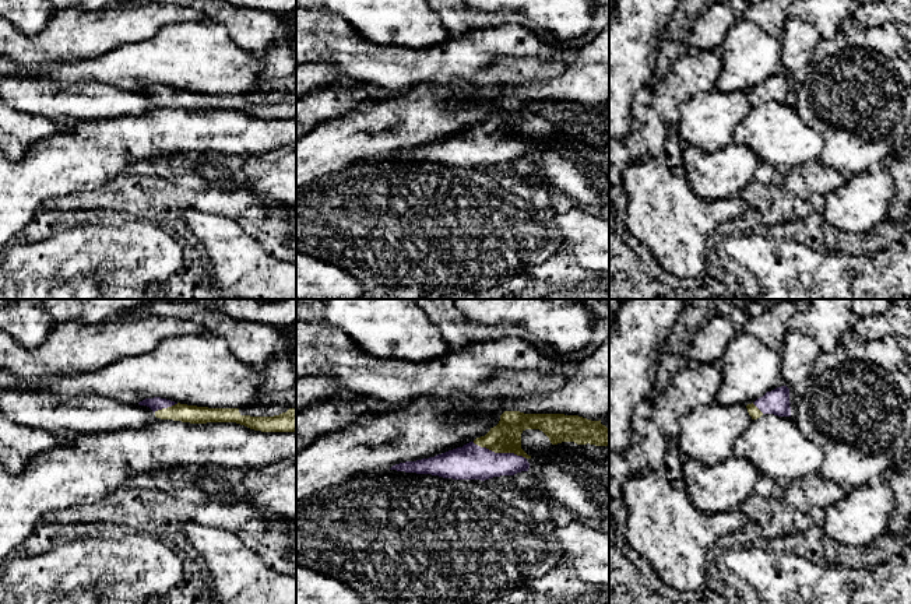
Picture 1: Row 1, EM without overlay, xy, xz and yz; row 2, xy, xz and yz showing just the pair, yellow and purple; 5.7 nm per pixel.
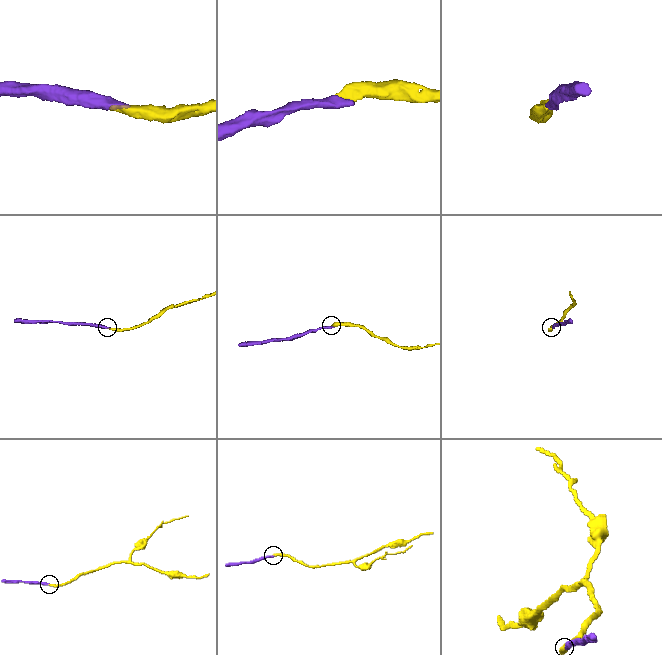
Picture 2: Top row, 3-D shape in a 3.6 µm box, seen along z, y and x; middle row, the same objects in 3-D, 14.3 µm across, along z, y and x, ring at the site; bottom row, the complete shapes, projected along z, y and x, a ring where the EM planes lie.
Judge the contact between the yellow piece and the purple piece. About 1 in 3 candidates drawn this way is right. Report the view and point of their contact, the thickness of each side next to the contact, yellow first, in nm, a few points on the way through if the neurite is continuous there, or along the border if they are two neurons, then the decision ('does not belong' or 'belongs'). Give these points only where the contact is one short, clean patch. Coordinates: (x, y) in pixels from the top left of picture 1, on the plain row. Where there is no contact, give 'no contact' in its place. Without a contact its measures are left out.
xz (499, 139) | 180/200 nm | across xz (506, 123), (499, 139), (471, 148) | belongs

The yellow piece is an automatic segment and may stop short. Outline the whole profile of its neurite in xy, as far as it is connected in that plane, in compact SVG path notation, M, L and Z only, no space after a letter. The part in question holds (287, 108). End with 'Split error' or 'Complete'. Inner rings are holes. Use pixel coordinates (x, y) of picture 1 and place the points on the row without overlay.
M154 84L138 89L150 94L156 105L190 110L236 109L261 119L296 119L296 95L274 103L242 102L239 95L208 95Z. Split error

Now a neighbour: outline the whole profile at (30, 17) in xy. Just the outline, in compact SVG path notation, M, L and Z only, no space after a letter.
M0 0L0 15L27 35L38 34L54 13L50 0Z

